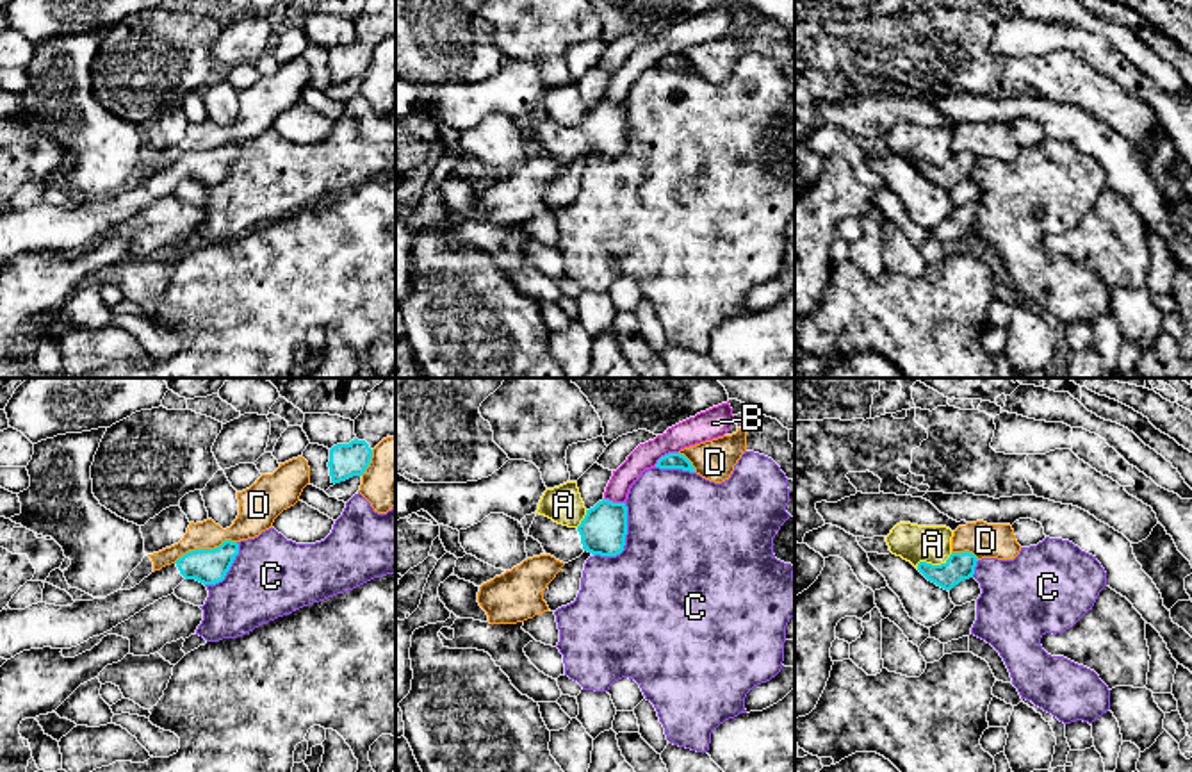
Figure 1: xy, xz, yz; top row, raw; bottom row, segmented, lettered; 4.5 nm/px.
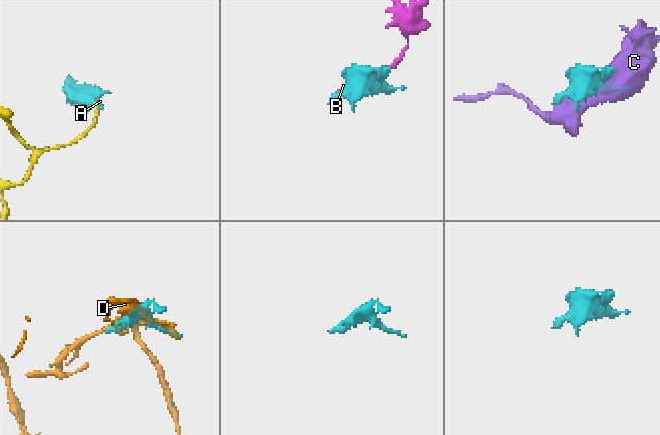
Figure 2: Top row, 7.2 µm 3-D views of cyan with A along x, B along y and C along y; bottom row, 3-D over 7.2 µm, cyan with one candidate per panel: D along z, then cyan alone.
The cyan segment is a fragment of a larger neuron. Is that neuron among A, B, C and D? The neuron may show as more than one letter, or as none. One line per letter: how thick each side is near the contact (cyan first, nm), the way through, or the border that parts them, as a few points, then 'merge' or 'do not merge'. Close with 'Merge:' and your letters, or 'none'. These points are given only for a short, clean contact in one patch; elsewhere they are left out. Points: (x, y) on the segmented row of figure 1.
A: 130 nm thick on the cyan side, 170 nm on the other; border along yz (952, 553), (939, 564), (920, 562), (916, 567); do not merge
B: 80 nm thick on the cyan side, 130 nm on the other; do not merge
C: 220 nm thick on the cyan side, 500 nm on the other; do not merge
D: 160 nm thick on the cyan side, 140 nm on the other; do not merge
Merge: none

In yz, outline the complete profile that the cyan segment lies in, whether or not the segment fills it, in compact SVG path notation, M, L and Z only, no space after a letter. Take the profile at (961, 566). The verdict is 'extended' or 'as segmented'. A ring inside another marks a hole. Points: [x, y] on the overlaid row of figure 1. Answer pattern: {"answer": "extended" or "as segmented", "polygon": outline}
{"answer": "as segmented", "polygon": "M969 551L951 553L941 565L919 562L918 571L937 587L951 590L960 581L973 578L976 562L978 558Z"}

